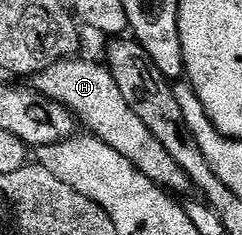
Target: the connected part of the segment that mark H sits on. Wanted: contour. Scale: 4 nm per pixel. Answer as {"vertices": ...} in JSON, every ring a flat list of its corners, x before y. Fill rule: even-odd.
{"vertices":[[80,56,64,58,61,62,51,64,43,72,32,75,31,86,43,96,66,106,78,123,84,129,85,126,89,129,86,131,92,137,99,139,105,146,115,148,119,156,131,160,131,164,135,164,135,168,143,172,143,176,147,176,162,190,173,196,193,190,193,182,187,172,183,172,183,168,179,168,179,164,171,160,163,144,155,140,151,128,147,128,147,124,143,124,143,120,135,116,131,104,123,100,108,65,100,62,89,63]]}

